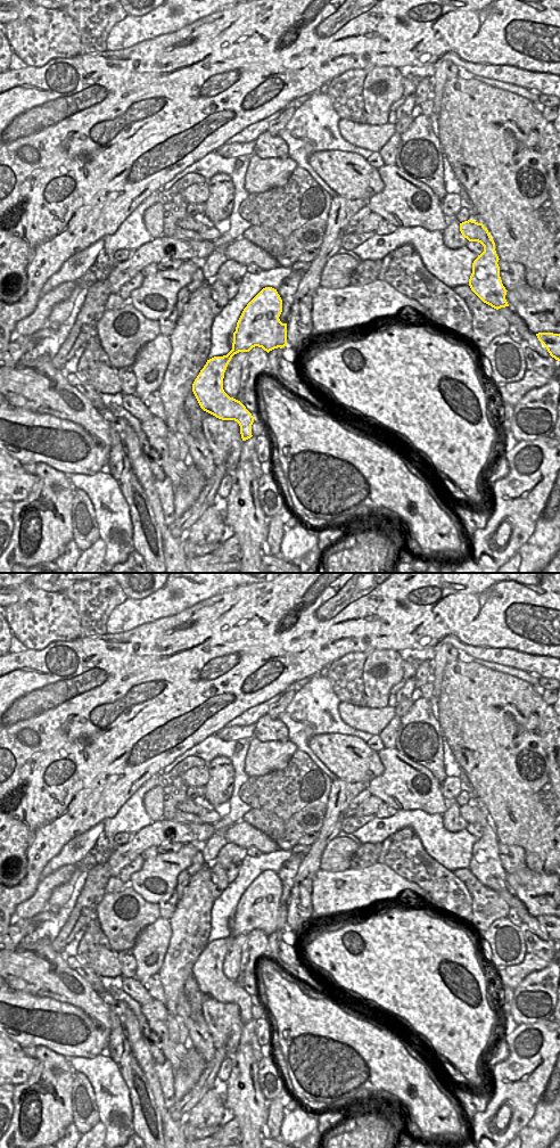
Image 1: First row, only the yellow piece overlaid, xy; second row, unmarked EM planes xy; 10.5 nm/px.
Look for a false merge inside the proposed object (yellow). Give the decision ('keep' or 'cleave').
keep

